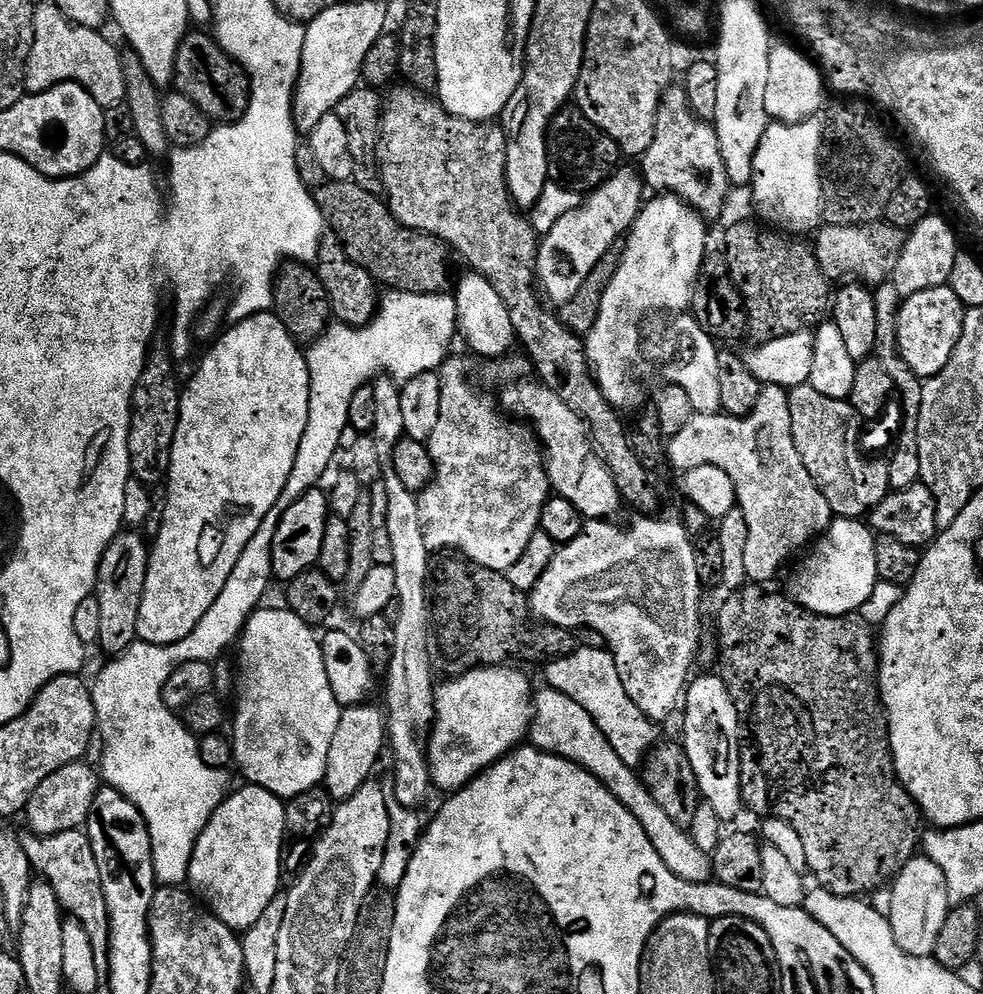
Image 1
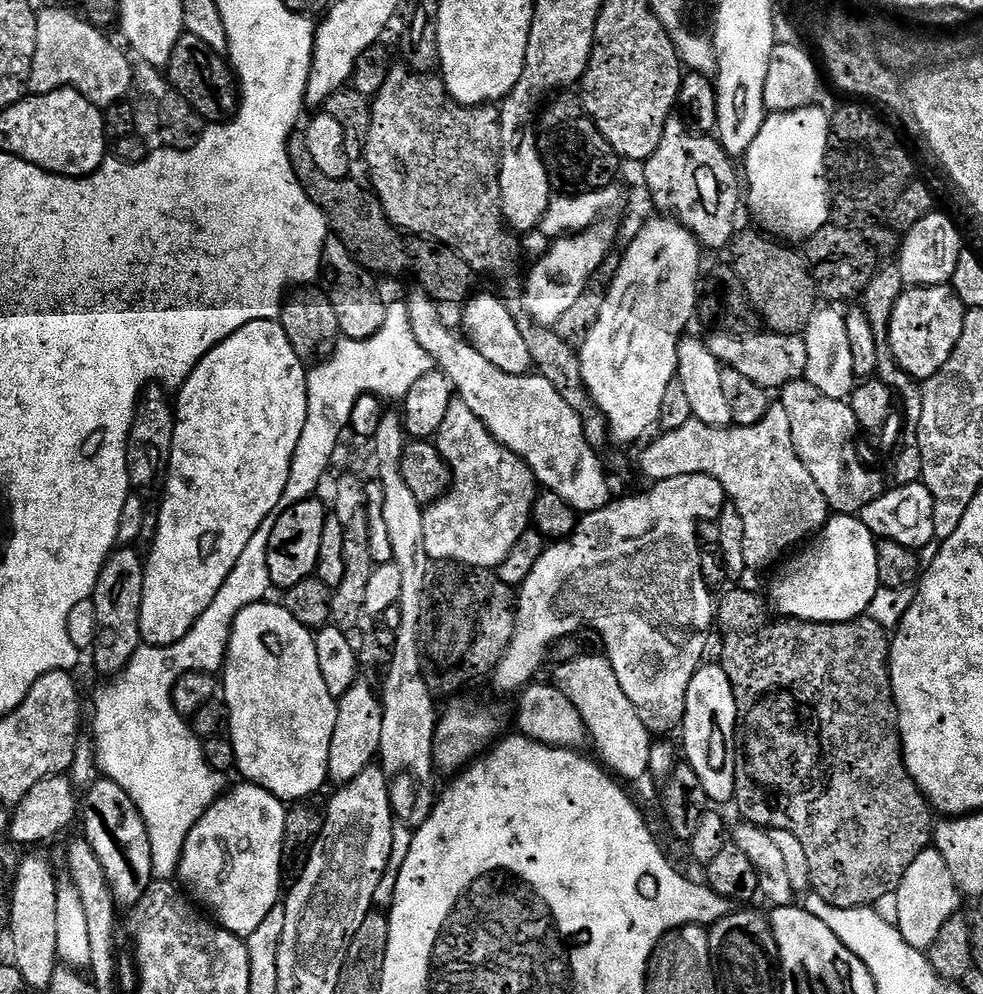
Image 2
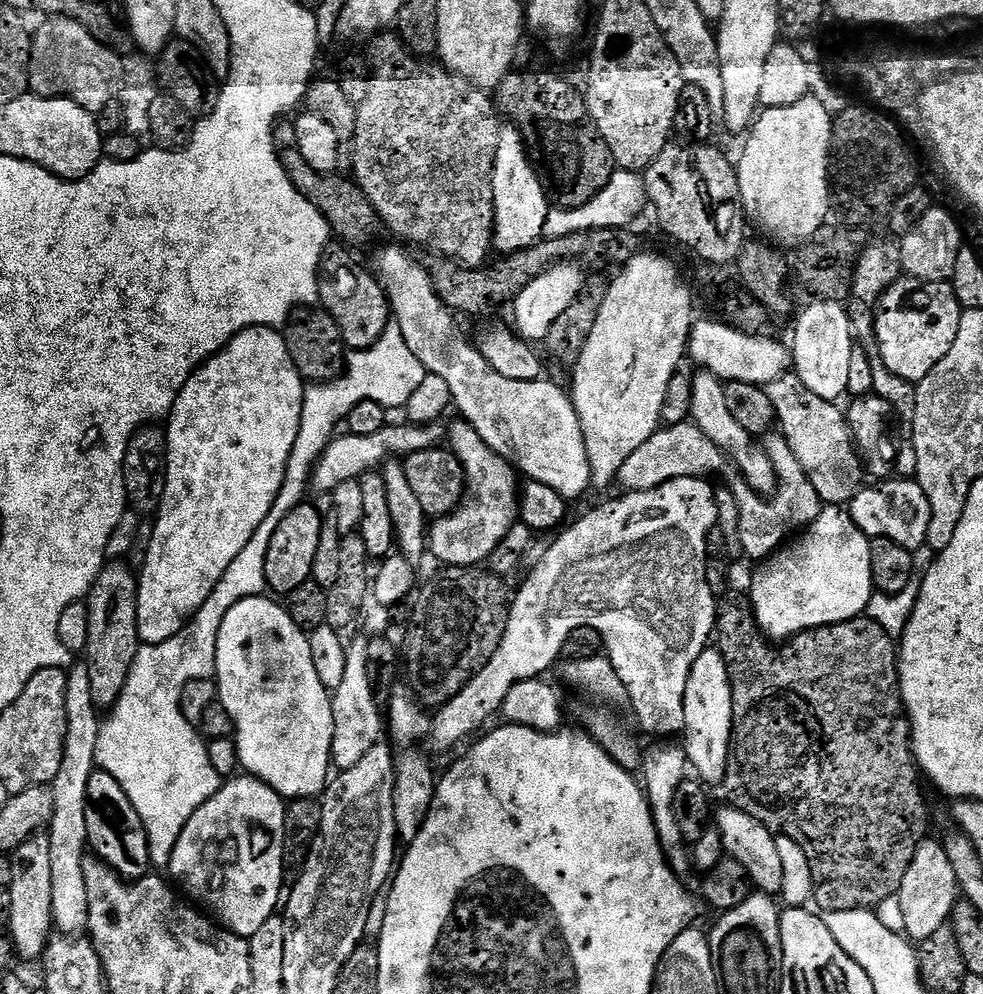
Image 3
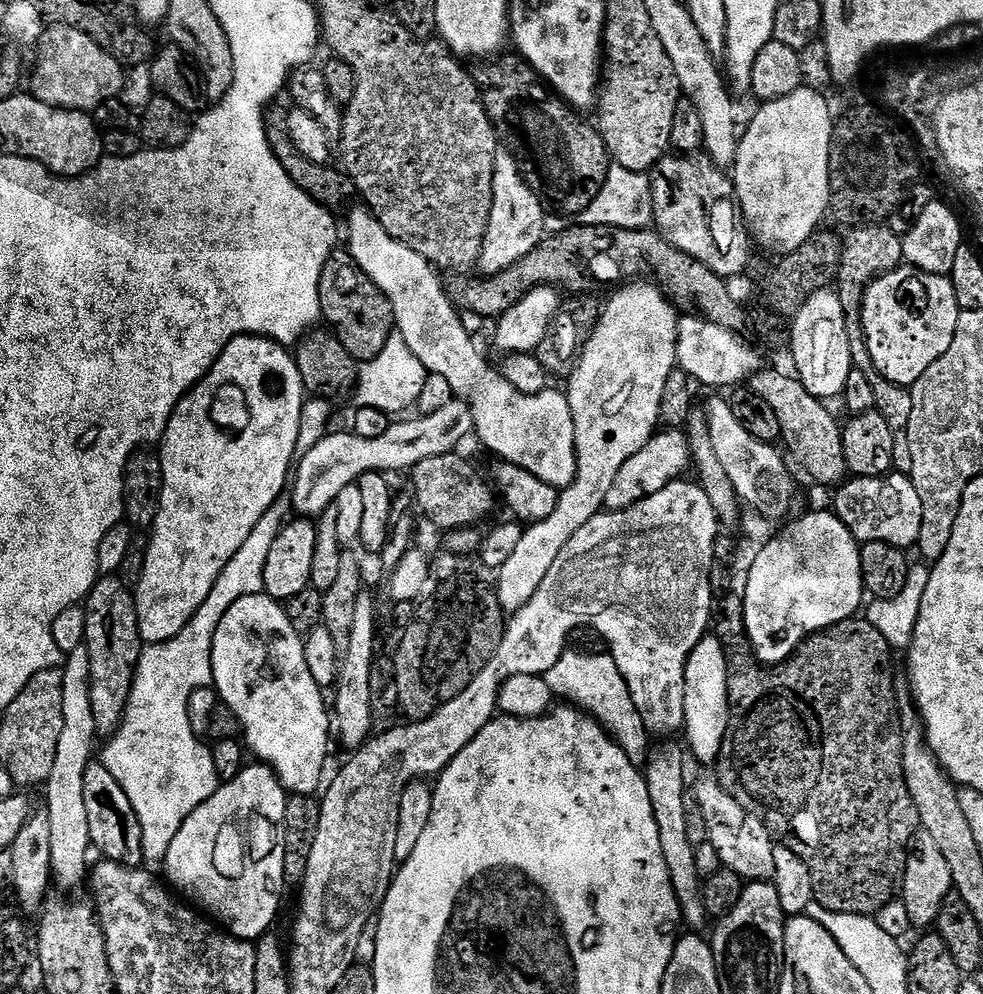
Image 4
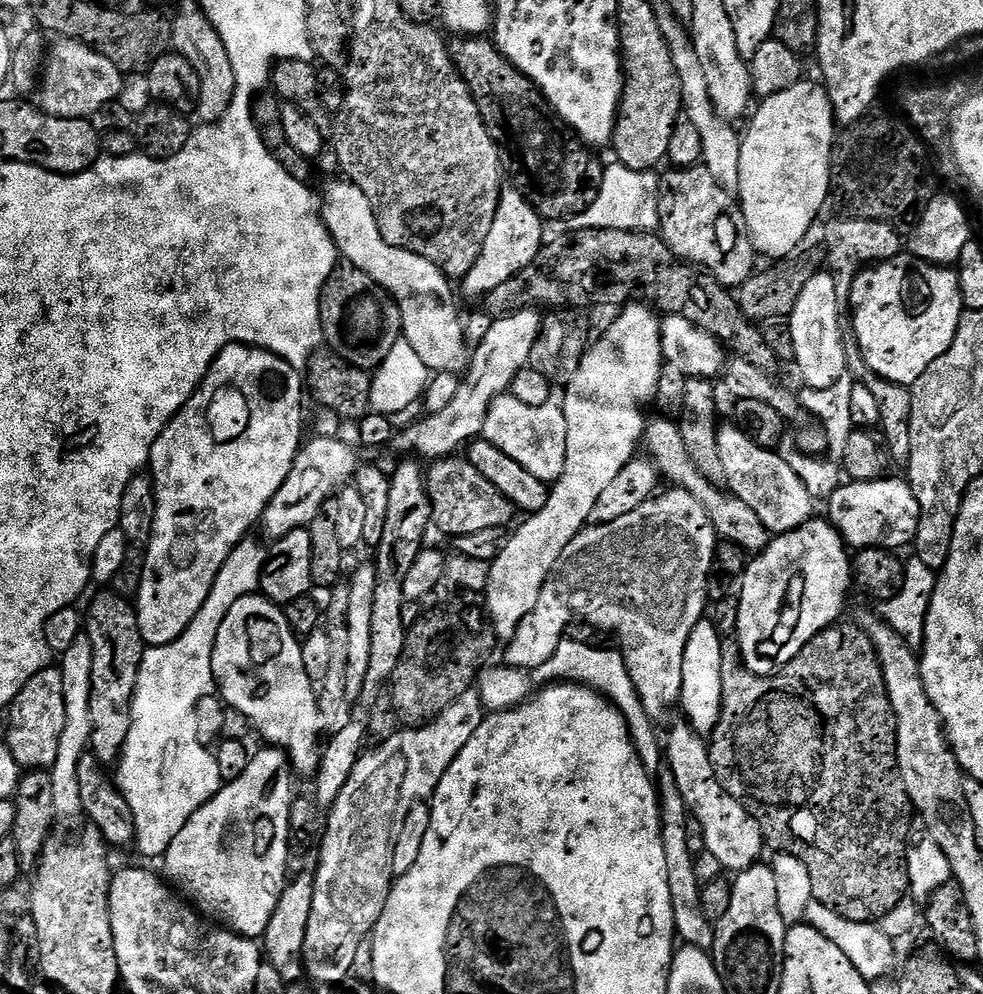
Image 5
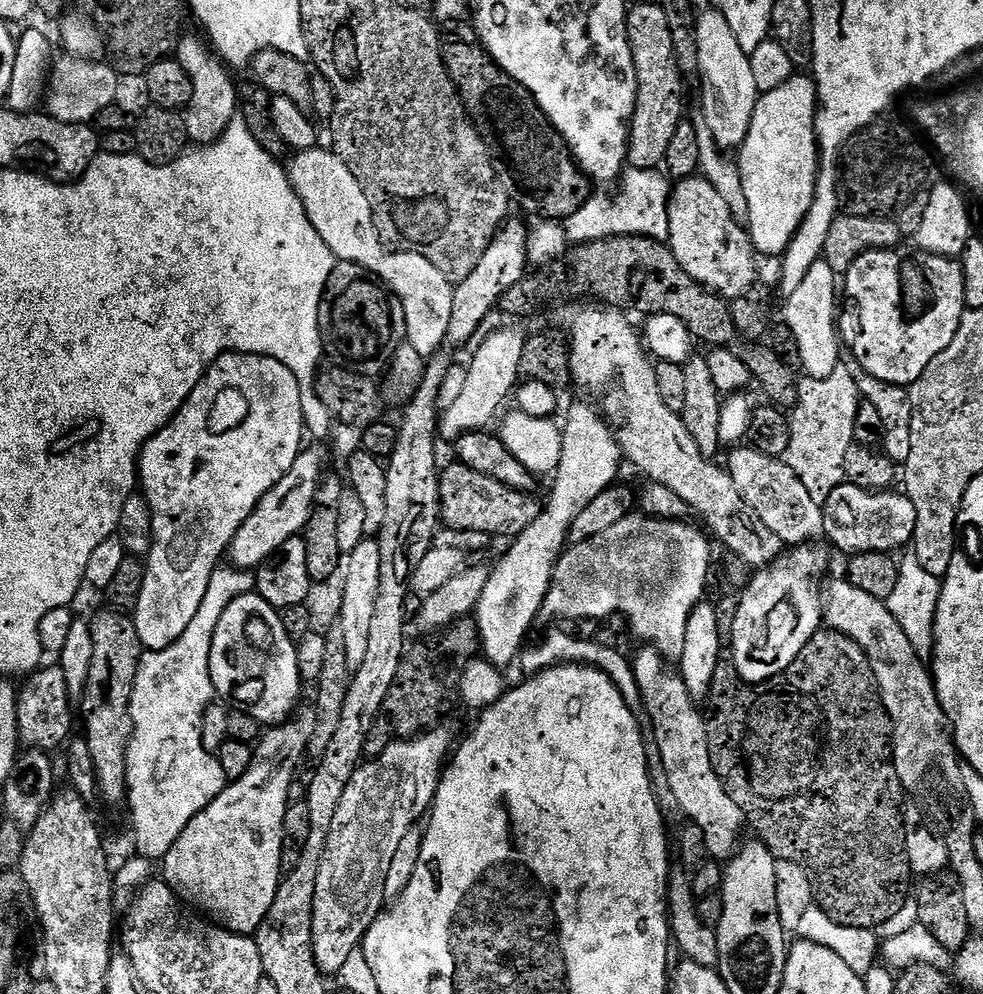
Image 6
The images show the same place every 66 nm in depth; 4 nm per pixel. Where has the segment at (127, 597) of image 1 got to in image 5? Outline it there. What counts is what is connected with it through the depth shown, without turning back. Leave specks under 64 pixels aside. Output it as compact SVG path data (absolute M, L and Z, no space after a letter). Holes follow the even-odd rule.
M100 590L100 593L93 598L92 605L89 606L88 612L86 608L86 634L90 638L90 646L94 646L94 674L92 675L92 681L90 682L90 742L88 743L88 747L91 755L97 756L101 764L112 766L119 761L120 751L123 750L126 738L130 734L130 726L132 725L132 699L134 698L140 663L144 657L144 650L146 647L144 639L142 638L142 630L138 626L138 618L136 617L133 601L122 597L111 590Z

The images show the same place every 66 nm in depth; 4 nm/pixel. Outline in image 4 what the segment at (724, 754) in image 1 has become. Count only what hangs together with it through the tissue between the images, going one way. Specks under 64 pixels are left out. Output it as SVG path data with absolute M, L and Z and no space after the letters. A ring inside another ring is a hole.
M706 634L700 639L698 646L694 646L684 671L684 693L686 694L686 702L684 703L682 732L683 735L688 735L687 747L690 749L691 755L693 752L702 763L708 764L708 766L715 765L716 759L720 757L722 742L726 738L726 730L728 729L728 663L722 642L715 634Z

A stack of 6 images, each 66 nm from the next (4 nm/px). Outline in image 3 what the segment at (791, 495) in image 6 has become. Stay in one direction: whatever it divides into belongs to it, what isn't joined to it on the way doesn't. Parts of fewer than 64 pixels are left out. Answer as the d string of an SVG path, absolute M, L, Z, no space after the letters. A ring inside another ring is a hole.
M701 371L692 376L692 414L691 423L696 424L718 446L723 450L724 455L734 465L739 475L745 482L751 486L752 491L765 498L771 498L776 495L778 481L776 471L772 468L772 463L768 461L768 455L765 454L763 447L754 445L754 438L742 426L738 426L738 421L730 414L730 409L726 407L726 394L724 393L724 384L712 376L707 371Z

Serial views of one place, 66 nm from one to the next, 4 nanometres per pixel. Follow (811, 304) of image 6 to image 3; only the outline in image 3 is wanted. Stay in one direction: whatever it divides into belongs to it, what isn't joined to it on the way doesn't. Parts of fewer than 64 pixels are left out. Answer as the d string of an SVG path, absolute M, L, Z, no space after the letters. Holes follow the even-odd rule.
M820 300L800 316L796 324L796 333L790 341L791 358L794 372L818 395L831 402L839 401L848 391L850 354L854 347L854 324L848 319L848 309L835 300Z

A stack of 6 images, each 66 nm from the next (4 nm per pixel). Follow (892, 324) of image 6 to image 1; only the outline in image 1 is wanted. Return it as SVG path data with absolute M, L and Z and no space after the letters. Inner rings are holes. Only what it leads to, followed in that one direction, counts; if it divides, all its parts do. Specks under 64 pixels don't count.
M947 284L934 290L922 290L901 303L898 320L900 356L910 366L910 370L914 370L916 376L937 376L946 366L946 362L950 362L962 338L965 311L964 303Z

